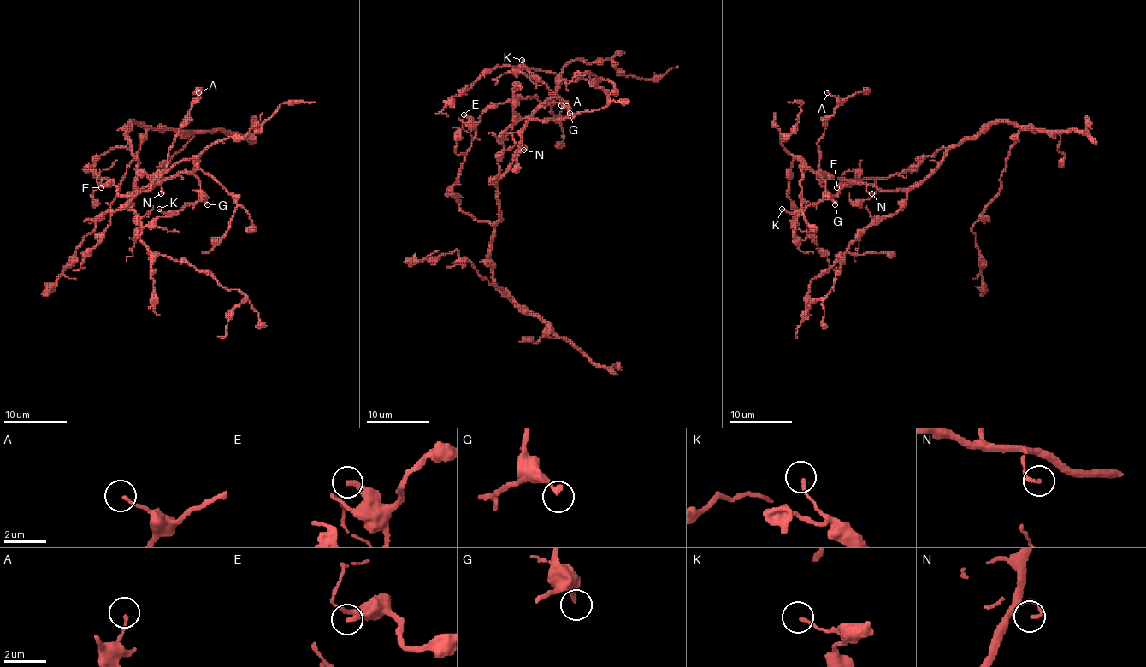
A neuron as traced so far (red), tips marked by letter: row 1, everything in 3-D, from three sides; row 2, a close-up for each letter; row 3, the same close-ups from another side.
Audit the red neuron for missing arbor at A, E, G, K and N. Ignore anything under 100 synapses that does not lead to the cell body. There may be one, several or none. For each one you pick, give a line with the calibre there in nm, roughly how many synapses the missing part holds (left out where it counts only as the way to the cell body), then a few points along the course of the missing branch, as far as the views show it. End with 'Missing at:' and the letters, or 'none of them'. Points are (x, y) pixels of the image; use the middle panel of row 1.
Missing at: none of them

